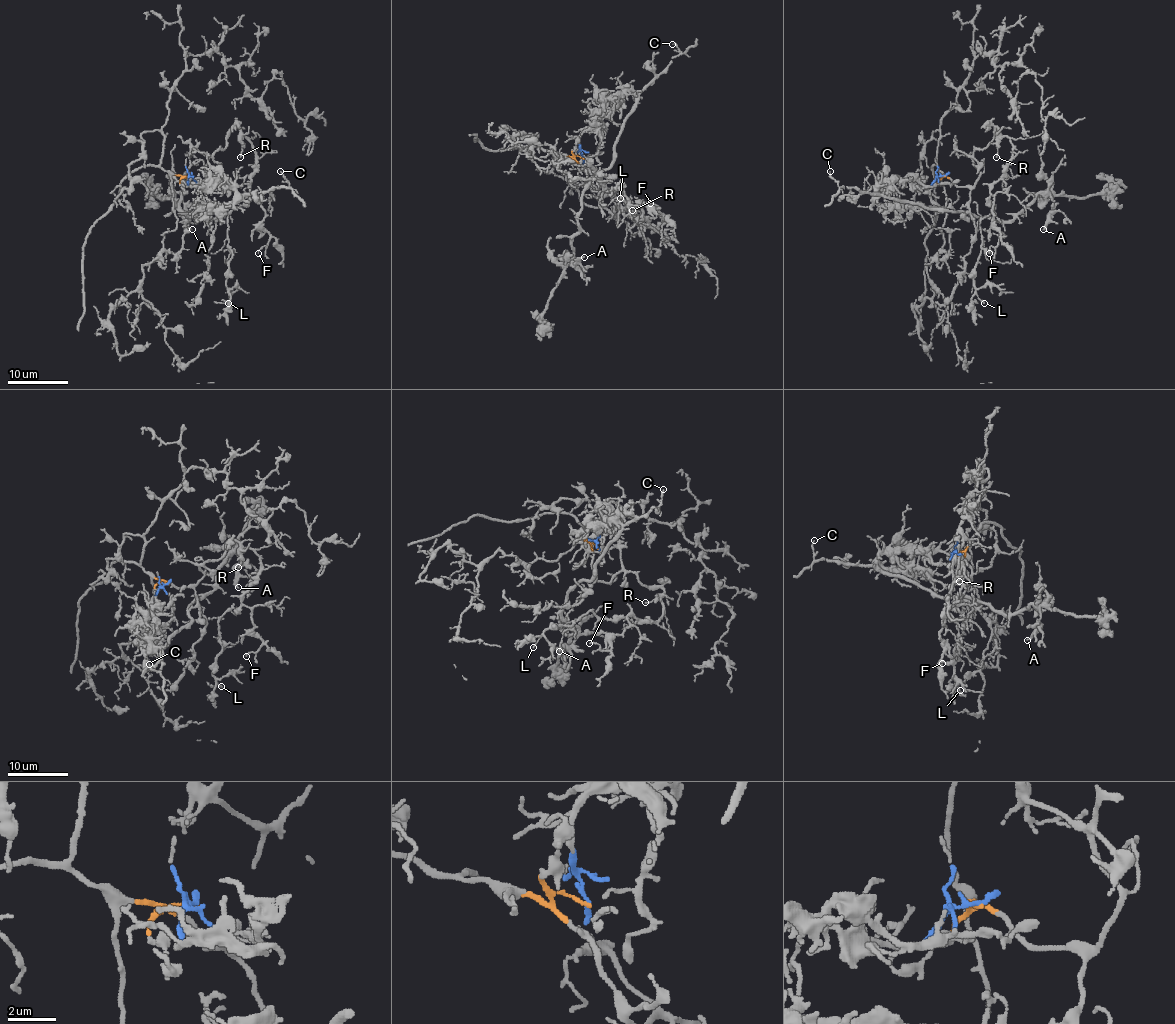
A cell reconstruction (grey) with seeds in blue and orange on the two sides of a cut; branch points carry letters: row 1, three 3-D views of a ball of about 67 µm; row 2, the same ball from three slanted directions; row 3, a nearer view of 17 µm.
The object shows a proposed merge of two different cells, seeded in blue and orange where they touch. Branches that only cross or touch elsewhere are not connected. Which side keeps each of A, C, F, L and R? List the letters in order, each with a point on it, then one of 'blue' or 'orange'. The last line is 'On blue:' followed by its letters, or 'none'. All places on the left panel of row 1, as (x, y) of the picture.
A: at (192, 229); blue
C: at (280, 171); blue
F: at (258, 253); orange
L: at (228, 303); orange
R: at (240, 157); orange
On blue: A, C

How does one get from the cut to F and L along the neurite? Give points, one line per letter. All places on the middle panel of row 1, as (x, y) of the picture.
F: (584, 158), (575, 156), (599, 194), (606, 186), (644, 227), (642, 204), (662, 213), (650, 203)
L: (584, 158), (575, 156), (599, 194), (606, 186), (644, 227), (642, 204), (624, 207), (618, 188), (620, 198)

